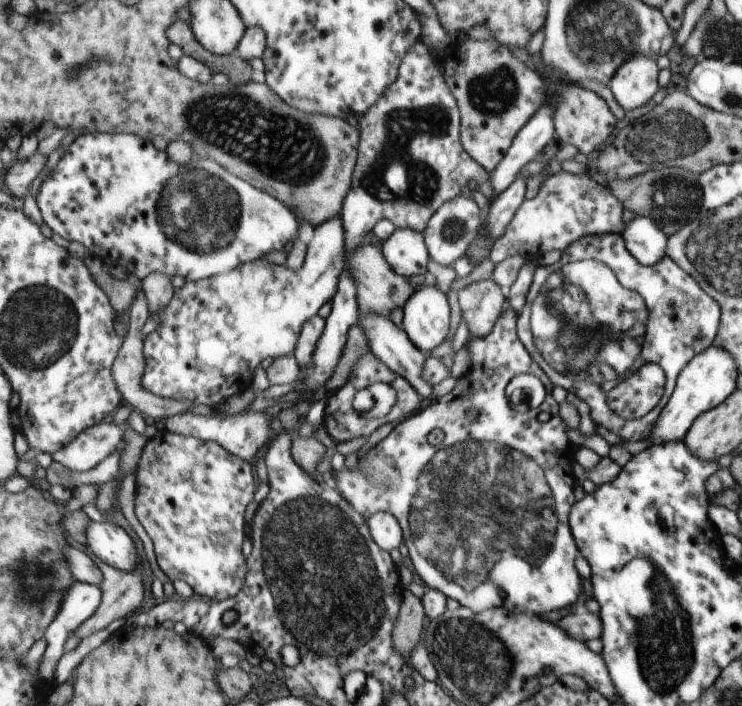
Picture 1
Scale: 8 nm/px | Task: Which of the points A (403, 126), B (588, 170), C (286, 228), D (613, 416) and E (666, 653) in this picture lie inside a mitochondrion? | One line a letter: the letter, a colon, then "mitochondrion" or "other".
A: mitochondrion
B: other
C: other
D: other
E: mitochondrion

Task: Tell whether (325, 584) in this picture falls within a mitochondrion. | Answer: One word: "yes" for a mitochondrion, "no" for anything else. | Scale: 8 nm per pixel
yes

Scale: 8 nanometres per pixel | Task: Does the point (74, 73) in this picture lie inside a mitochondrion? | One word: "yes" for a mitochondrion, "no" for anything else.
yes

